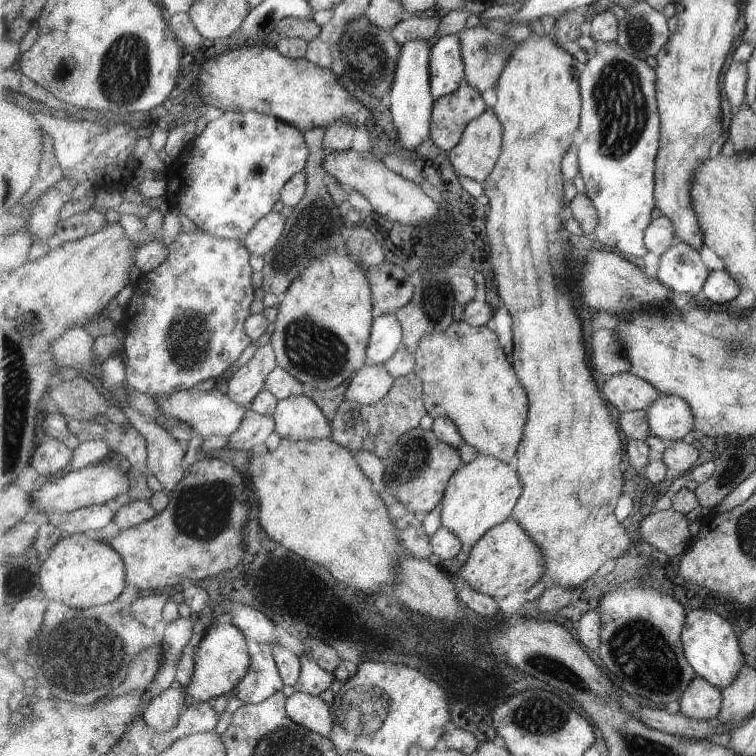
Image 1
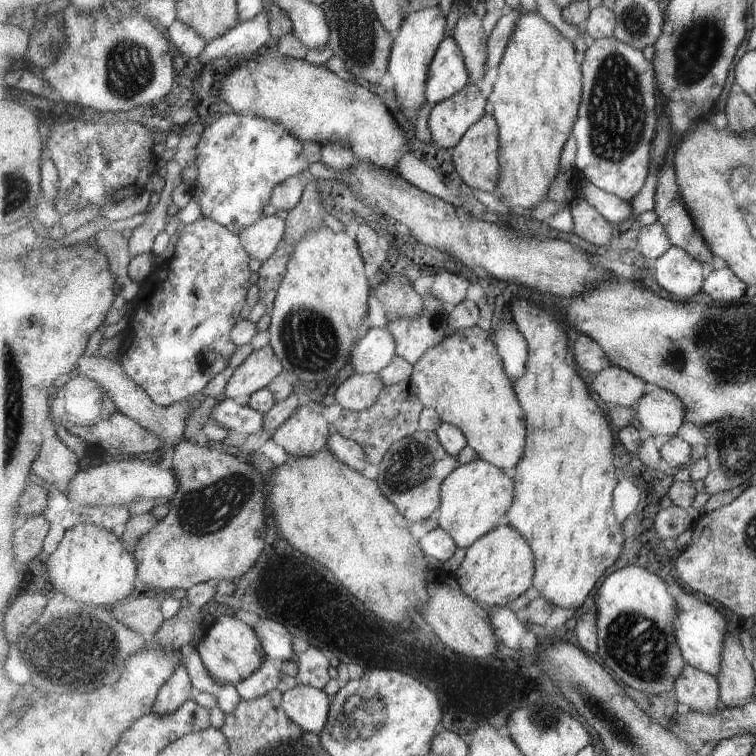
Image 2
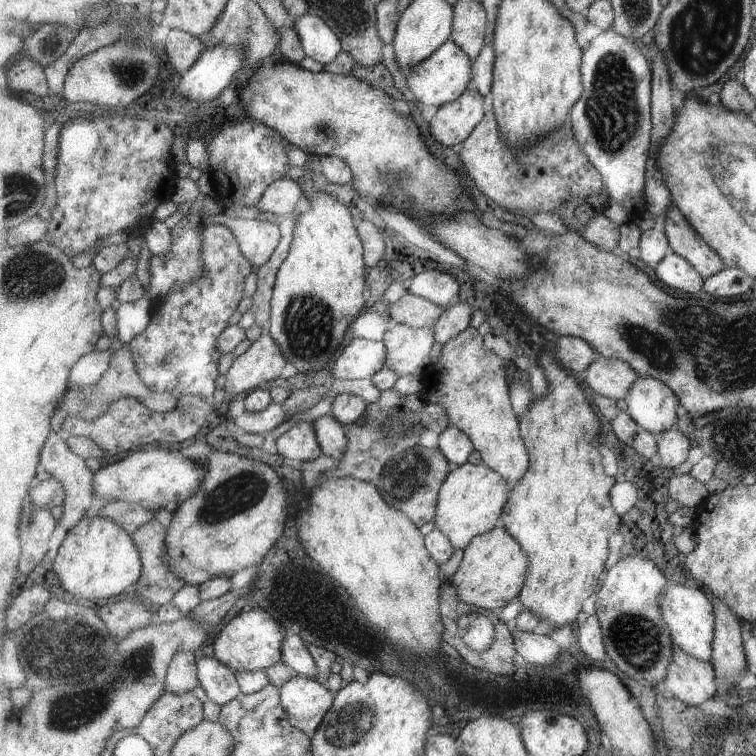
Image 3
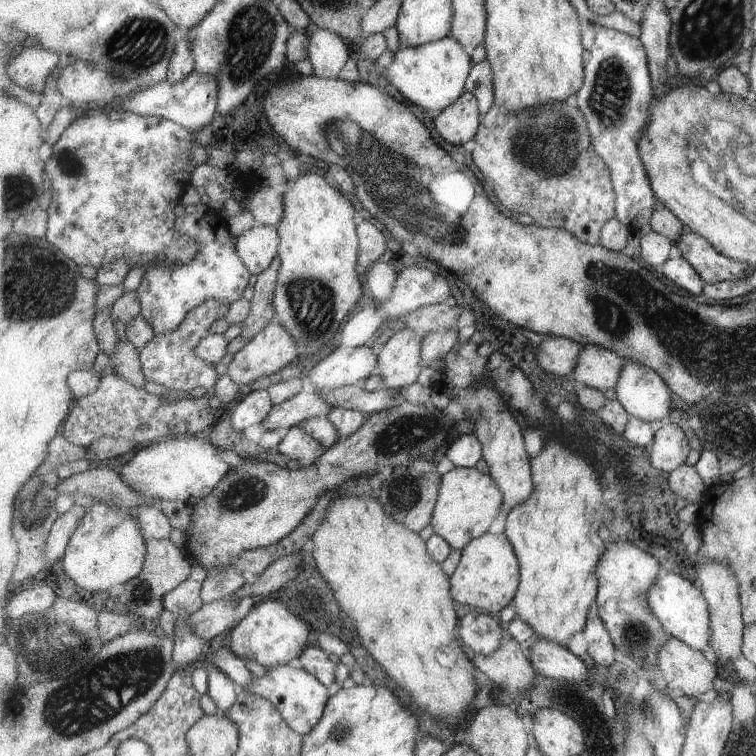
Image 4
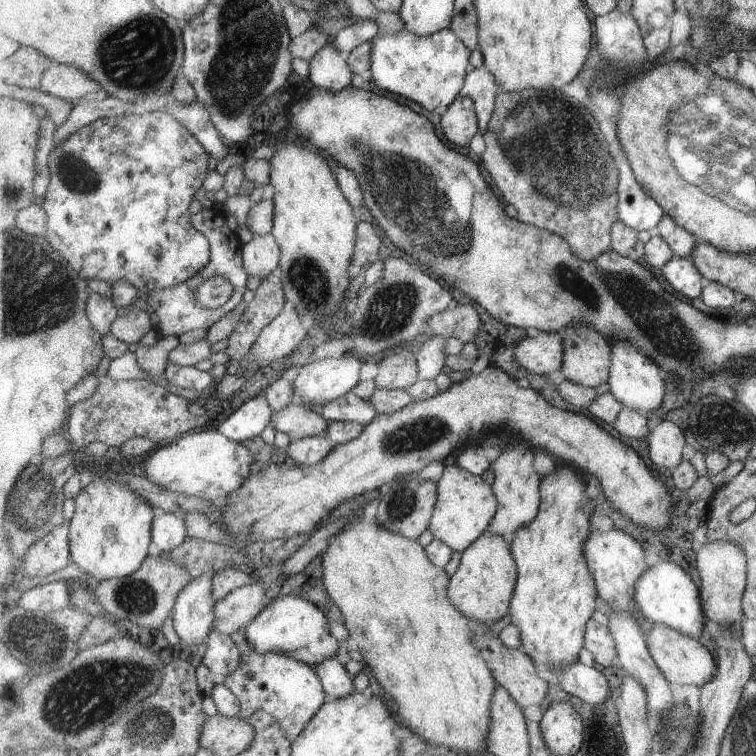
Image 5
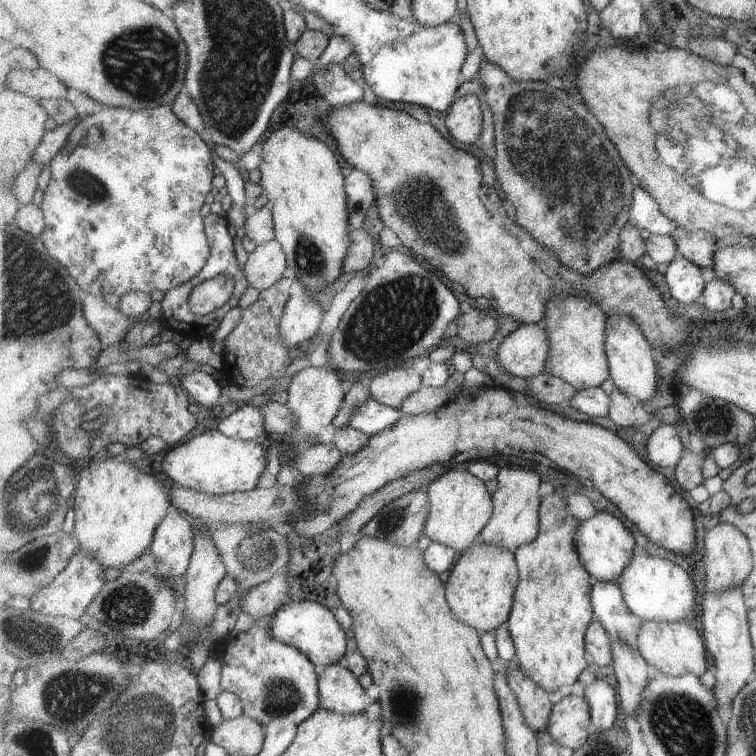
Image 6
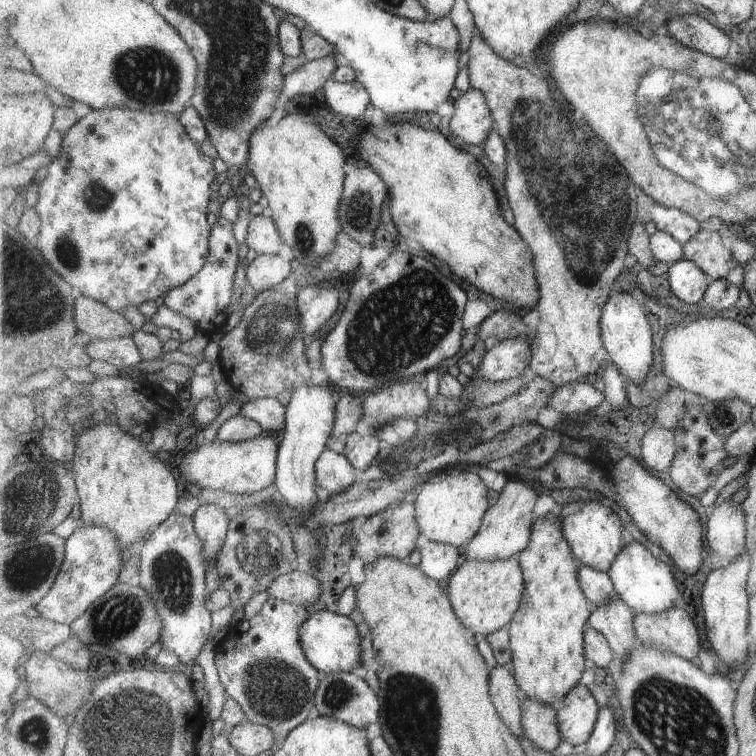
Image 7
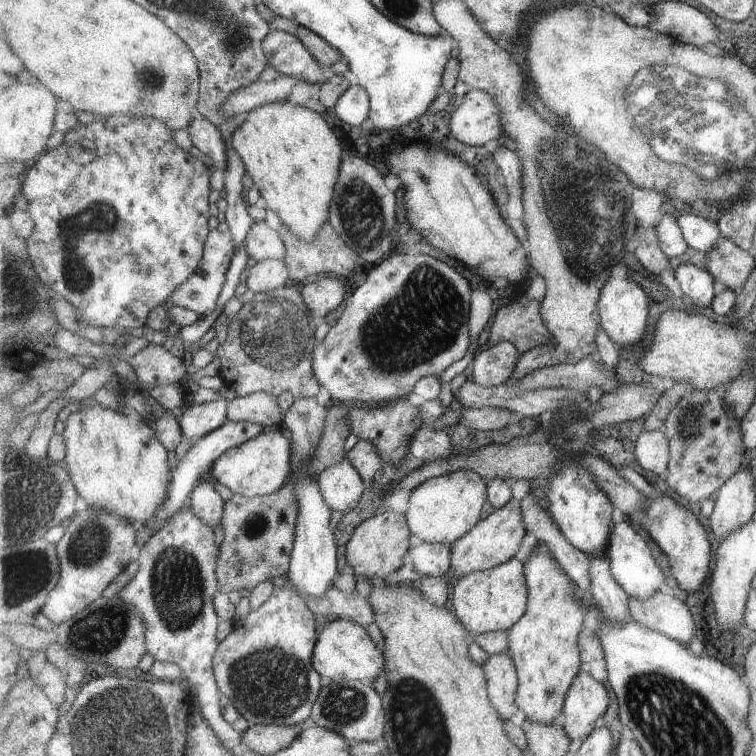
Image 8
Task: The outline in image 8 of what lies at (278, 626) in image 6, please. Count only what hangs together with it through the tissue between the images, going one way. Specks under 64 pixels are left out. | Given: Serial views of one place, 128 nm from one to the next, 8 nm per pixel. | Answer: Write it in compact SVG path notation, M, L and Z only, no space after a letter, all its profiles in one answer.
M336 619L327 623L320 630L320 635L315 645L312 663L315 670L326 679L326 681L339 682L347 679L348 681L367 681L372 682L377 676L383 675L385 666L385 657L382 653L382 646L376 645L371 636L367 633L367 629L358 622L351 619Z

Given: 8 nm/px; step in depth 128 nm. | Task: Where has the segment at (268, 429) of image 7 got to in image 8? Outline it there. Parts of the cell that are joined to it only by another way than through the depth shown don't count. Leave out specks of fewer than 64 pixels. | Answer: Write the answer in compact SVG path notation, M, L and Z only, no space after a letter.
M267 393L233 399L227 407L229 421L249 421L260 424L265 430L271 430L283 424L284 415L277 397Z

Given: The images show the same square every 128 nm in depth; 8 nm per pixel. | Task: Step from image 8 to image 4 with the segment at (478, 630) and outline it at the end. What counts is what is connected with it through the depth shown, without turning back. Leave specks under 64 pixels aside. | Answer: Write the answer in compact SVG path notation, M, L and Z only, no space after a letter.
M487 533L470 542L462 551L461 558L450 577L451 594L463 609L485 611L499 616L500 612L511 603L518 593L522 582L522 568L518 554L510 538L503 533Z

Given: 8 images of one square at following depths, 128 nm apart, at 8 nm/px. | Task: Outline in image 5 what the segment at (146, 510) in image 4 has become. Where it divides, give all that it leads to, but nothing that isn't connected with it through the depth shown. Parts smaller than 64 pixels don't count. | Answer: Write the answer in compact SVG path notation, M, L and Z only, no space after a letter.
M157 512L152 524L154 550L172 550L180 547L188 537L186 522L181 514Z

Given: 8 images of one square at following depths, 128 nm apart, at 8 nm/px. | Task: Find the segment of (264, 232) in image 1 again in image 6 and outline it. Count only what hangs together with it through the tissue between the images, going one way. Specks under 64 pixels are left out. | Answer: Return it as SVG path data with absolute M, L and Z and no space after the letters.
M272 241L256 245L244 264L244 273L251 287L259 291L273 286L285 276L288 260L281 243Z

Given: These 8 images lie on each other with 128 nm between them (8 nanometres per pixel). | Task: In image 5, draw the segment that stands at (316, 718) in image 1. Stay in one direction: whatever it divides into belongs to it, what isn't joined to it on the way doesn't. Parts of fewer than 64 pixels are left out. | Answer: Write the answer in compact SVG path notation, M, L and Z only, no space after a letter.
M250 645L246 647L242 665L235 674L222 680L238 696L241 717L247 718L257 710L266 710L279 719L288 739L293 743L329 697L314 666L284 654L261 654Z

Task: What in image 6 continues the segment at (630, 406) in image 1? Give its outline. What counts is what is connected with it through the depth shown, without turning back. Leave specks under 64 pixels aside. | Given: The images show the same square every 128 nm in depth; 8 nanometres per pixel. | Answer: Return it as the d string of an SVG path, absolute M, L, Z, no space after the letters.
M566 295L548 305L544 327L550 336L548 370L572 384L578 391L599 387L610 377L606 353L606 320L604 310L588 299Z

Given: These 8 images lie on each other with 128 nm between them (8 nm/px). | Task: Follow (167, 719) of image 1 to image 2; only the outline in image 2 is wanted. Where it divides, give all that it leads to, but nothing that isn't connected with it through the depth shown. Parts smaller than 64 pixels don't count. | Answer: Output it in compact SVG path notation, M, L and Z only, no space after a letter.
M181 664L158 692L152 713L166 717L177 712L177 709L191 698L193 687L186 664Z

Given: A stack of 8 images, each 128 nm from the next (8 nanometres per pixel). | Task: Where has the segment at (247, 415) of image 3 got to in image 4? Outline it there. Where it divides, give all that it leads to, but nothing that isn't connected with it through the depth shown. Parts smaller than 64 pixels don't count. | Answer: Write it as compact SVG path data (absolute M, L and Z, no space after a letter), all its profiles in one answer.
M307 387L299 394L296 394L293 398L290 398L281 404L274 405L271 412L266 416L266 419L263 420L261 425L266 430L283 429L284 431L288 431L295 425L299 426L301 422L304 422L311 417L327 416L332 408L333 407L327 401L322 399L319 391Z

